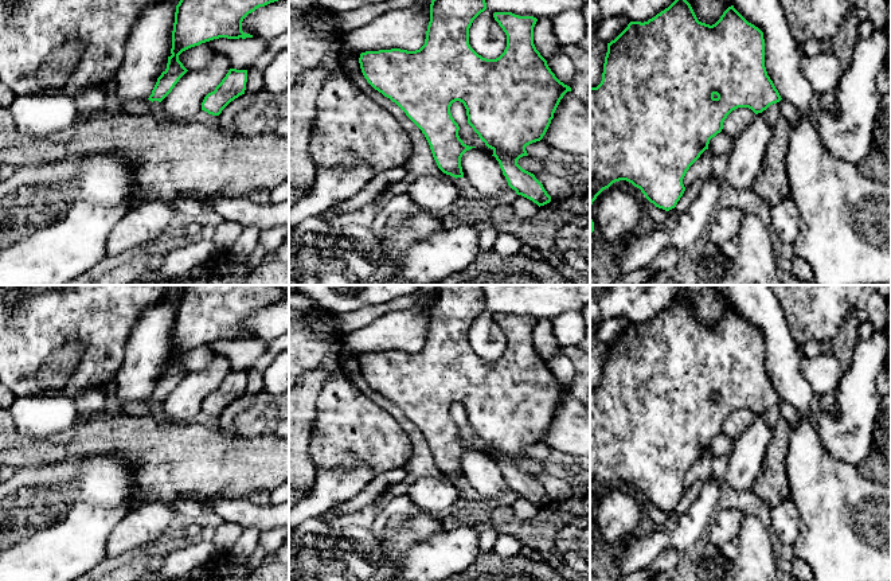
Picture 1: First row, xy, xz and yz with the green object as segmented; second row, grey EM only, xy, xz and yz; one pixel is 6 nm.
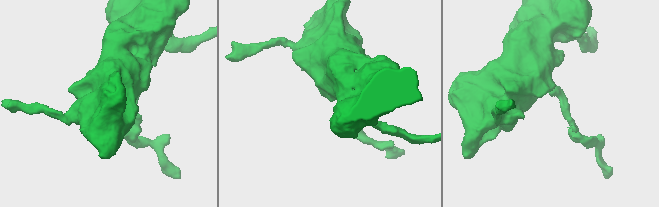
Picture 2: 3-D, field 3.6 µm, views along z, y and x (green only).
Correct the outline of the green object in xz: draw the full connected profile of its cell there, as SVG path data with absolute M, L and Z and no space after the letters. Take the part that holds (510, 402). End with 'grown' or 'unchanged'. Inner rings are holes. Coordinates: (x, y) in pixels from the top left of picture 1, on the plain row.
M439 285L435 289L430 305L430 323L425 346L415 352L400 350L366 352L360 355L359 364L367 383L384 398L395 403L406 417L425 436L438 469L453 479L464 479L461 459L476 448L466 447L458 437L460 428L450 414L453 403L464 405L468 425L478 436L481 442L493 452L508 487L539 508L551 503L551 498L534 475L523 471L517 461L527 457L525 448L540 442L546 436L554 414L571 389L560 383L534 346L534 328L538 323L534 317L519 317L512 313L495 313L493 319L507 336L507 348L496 360L478 356L469 346L469 330L473 321L486 311L482 285Z; unchanged

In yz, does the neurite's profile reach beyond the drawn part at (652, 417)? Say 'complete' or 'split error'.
complete

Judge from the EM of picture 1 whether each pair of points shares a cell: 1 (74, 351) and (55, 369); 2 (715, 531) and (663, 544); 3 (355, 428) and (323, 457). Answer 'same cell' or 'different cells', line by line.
1: same cell
2: different cells
3: same cell

